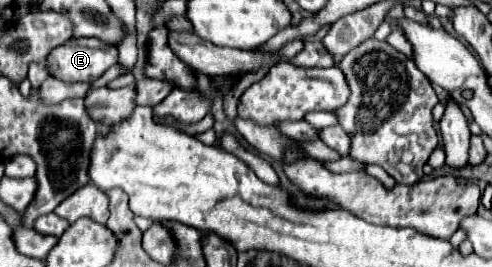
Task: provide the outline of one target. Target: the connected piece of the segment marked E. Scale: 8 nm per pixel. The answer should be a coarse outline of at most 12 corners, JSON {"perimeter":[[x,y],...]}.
{"perimeter":[[73,37],[45,65],[61,81],[93,83],[117,45]]}

